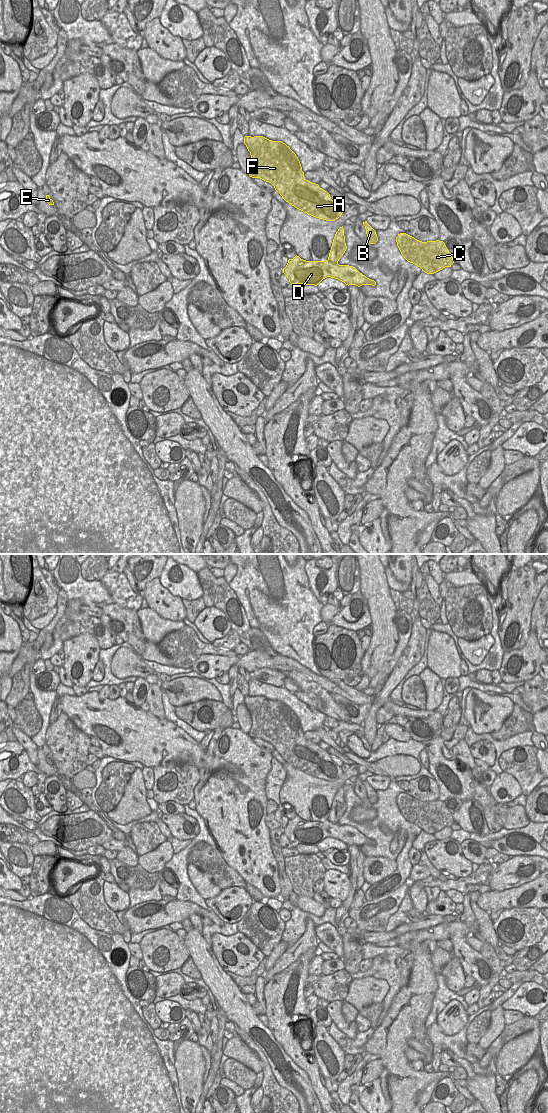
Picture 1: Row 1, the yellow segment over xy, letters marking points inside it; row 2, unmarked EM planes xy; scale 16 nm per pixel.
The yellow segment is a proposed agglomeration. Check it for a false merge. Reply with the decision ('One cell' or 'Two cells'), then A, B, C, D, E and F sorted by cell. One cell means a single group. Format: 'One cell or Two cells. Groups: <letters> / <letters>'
Two cells. Groups: A B C F / D E.

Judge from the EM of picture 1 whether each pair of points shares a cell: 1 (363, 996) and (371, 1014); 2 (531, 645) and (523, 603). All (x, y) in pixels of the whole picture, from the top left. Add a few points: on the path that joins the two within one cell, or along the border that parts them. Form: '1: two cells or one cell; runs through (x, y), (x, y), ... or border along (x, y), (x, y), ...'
1: two cells; border along (381, 1001), (369, 1004), (358, 1012)
2: two cells; border along (530, 631), (526, 643), (521, 648), (513, 650)

